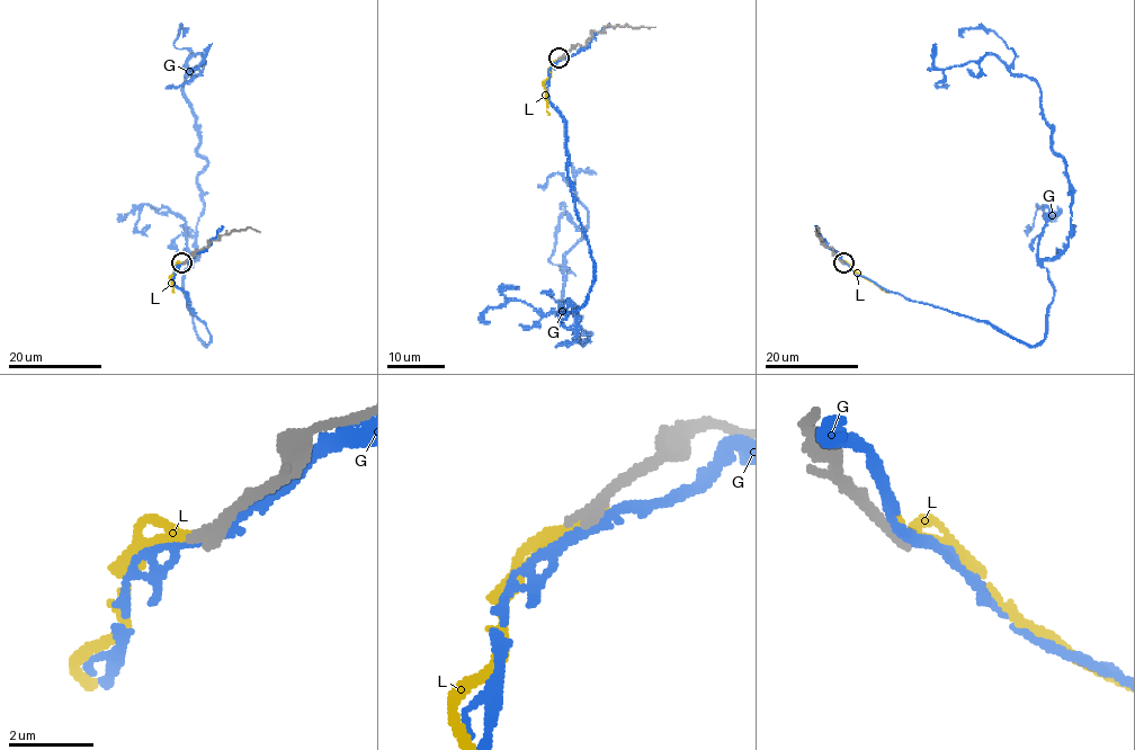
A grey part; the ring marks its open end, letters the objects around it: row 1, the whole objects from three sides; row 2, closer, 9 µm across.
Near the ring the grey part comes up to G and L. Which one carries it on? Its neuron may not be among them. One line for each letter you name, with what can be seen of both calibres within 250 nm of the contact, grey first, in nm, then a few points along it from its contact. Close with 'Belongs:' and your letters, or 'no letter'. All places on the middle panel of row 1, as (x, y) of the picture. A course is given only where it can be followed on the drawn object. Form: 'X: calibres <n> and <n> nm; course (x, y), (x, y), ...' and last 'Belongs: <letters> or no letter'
Belongs: no letter

